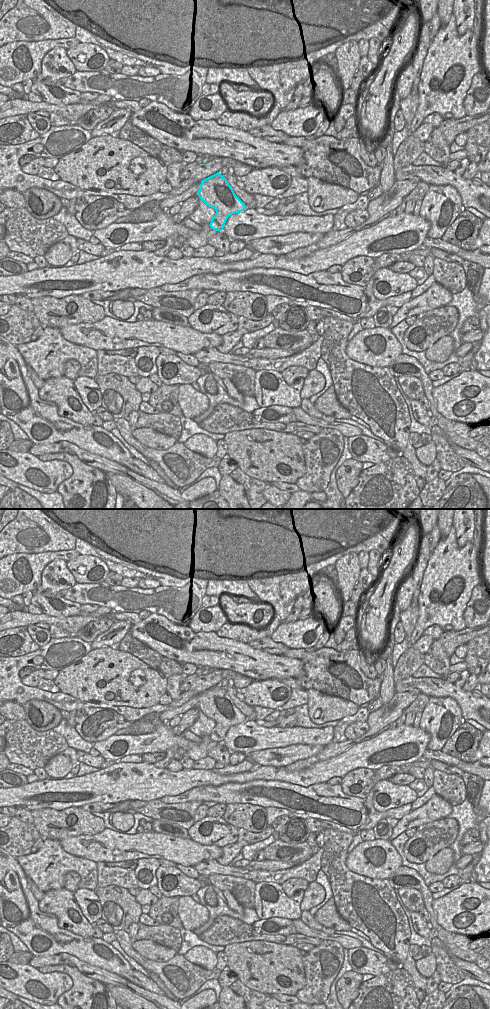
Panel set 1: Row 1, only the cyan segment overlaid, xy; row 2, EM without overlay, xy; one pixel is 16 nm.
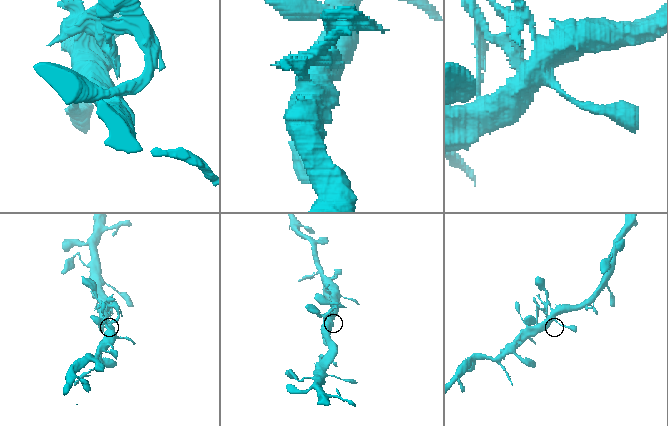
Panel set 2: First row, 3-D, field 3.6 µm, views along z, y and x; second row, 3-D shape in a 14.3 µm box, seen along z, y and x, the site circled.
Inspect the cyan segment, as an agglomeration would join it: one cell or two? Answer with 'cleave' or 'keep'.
keep

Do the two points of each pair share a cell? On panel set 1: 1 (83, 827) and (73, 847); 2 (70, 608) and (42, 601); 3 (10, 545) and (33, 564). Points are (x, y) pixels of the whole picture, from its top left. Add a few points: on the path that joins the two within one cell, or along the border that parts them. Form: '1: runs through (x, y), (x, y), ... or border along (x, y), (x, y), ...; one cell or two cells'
1: border along (102, 830), (94, 834), (73, 835), (60, 840); two cells
2: runs through (63, 610), (55, 610), (49, 604); one cell
3: border along (43, 552), (10, 554); two cells

